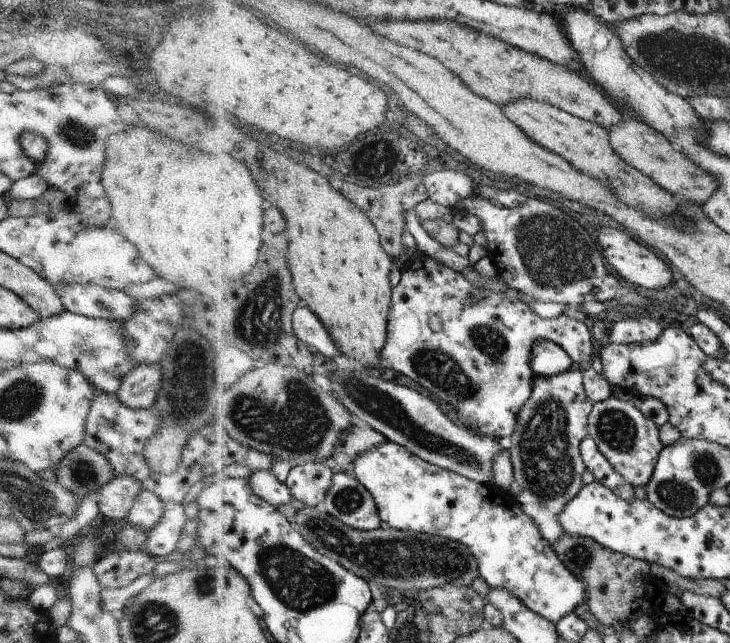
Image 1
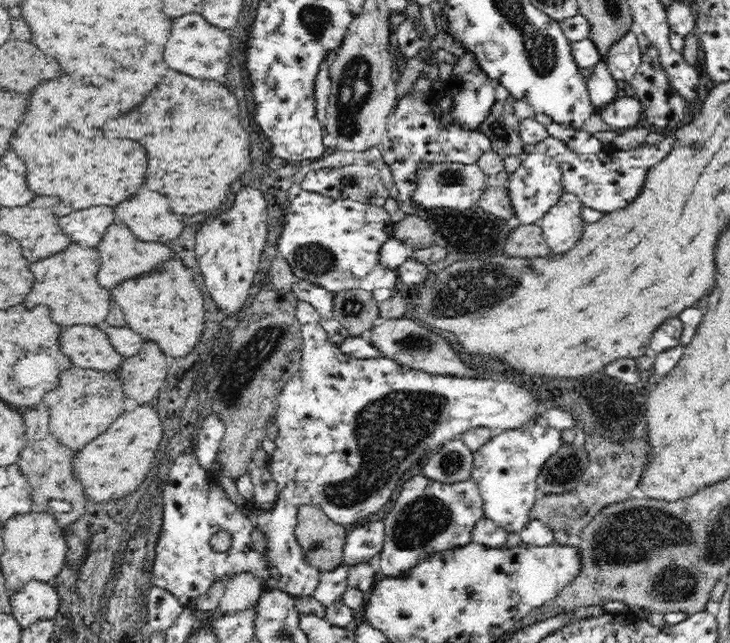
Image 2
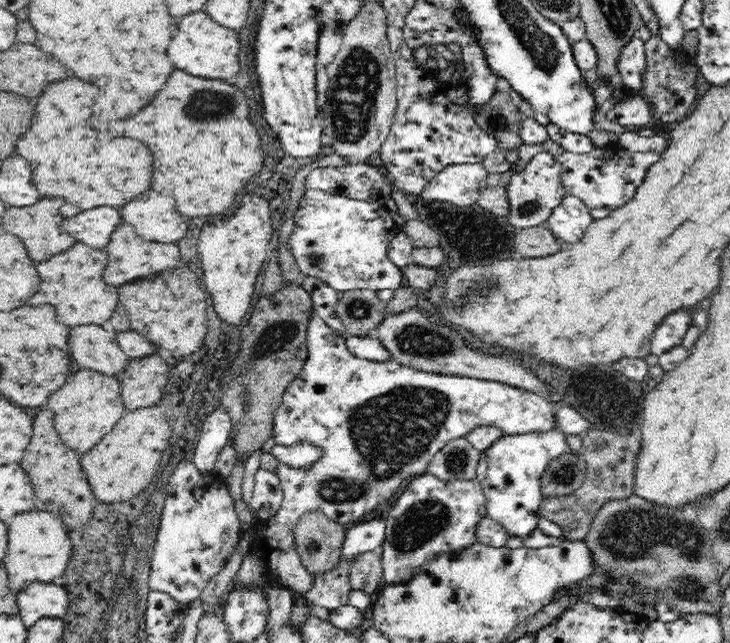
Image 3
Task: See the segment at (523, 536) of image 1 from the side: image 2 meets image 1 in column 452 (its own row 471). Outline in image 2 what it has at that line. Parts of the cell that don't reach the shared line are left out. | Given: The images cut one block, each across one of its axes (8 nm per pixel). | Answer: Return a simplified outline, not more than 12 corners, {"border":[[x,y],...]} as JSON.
{"border":[[524,424],[473,453],[484,518],[519,532],[561,432]]}

